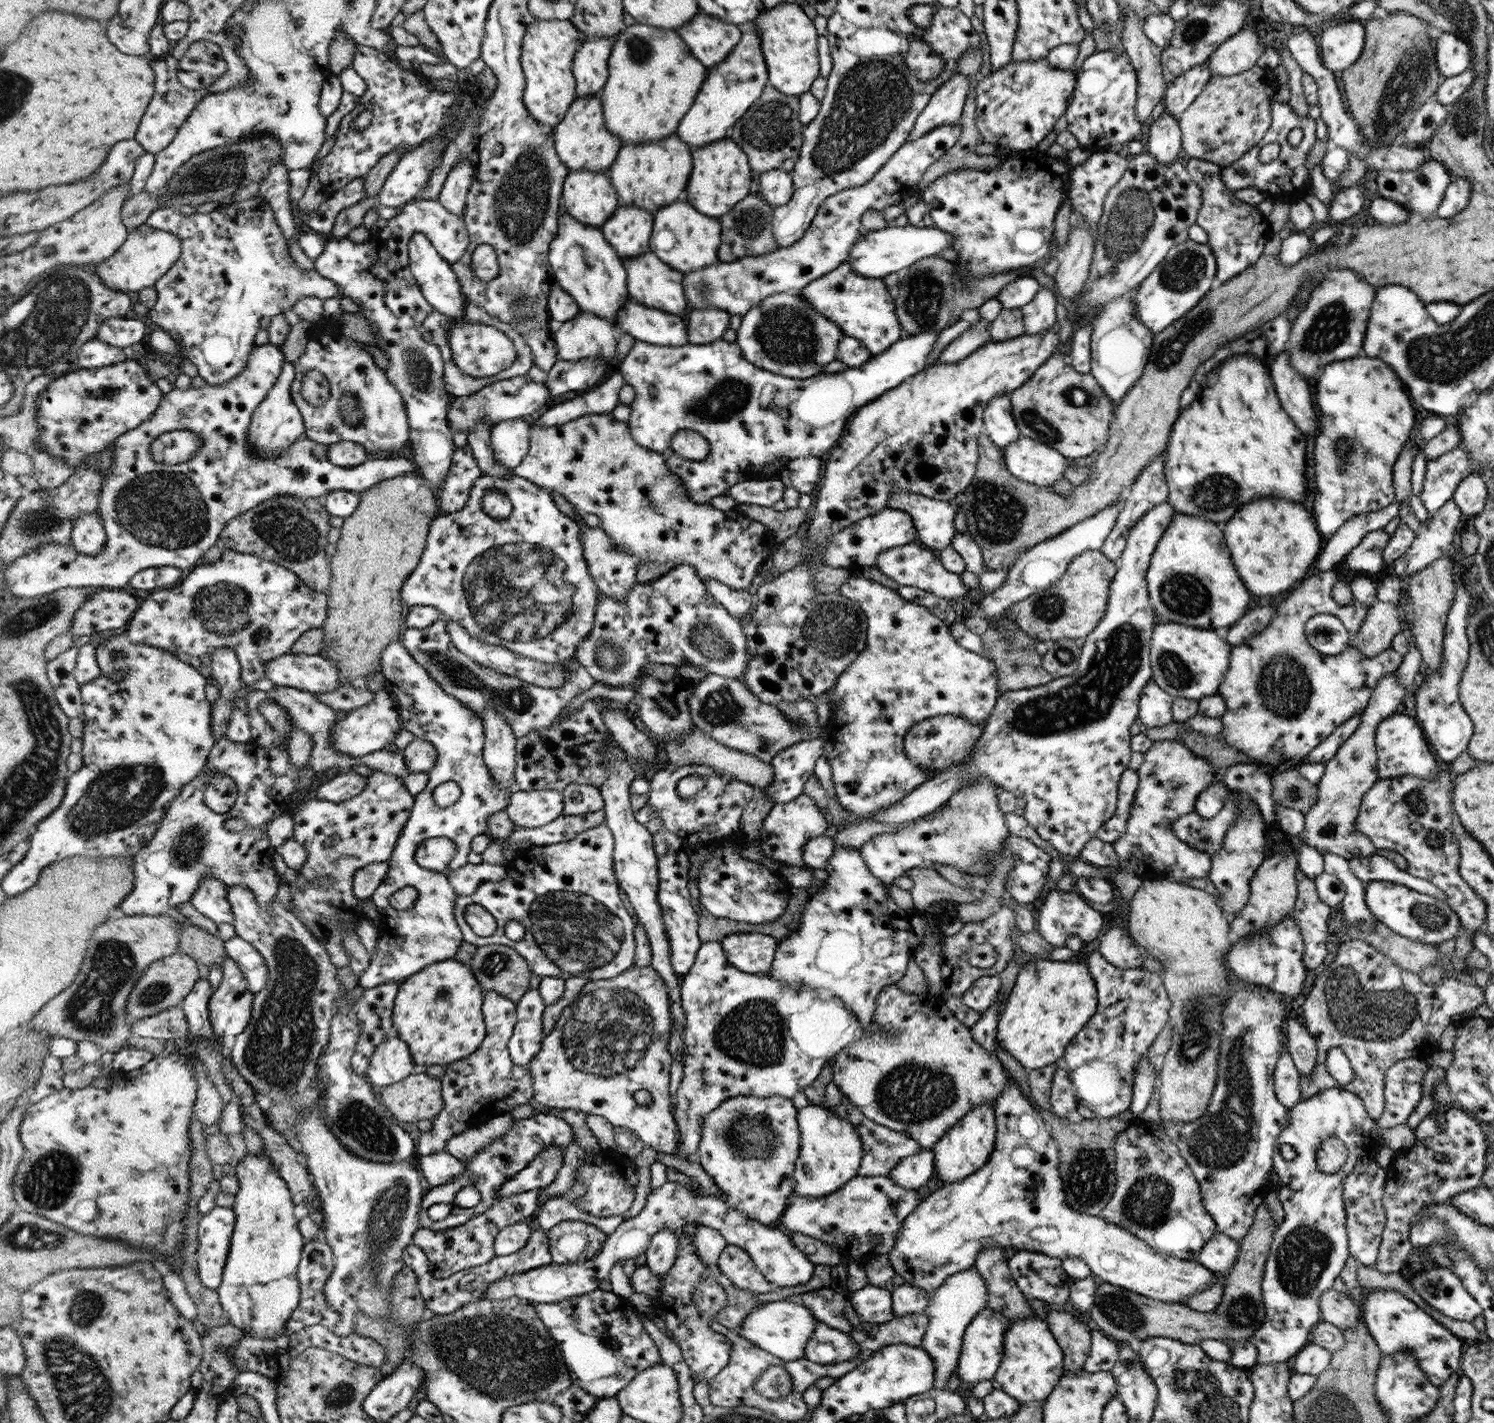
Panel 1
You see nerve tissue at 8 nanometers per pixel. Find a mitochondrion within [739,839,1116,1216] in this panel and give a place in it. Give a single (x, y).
(912, 1091)

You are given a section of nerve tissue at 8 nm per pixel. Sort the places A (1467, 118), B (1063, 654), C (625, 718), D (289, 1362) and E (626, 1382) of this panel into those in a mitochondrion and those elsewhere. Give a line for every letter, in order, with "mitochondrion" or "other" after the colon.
A: mitochondrion
B: mitochondrion
C: other
D: other
E: other

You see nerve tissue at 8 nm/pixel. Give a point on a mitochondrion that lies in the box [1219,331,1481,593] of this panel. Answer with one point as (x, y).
(1345, 450)

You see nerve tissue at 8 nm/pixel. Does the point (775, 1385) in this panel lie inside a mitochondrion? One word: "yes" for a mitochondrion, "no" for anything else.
yes

